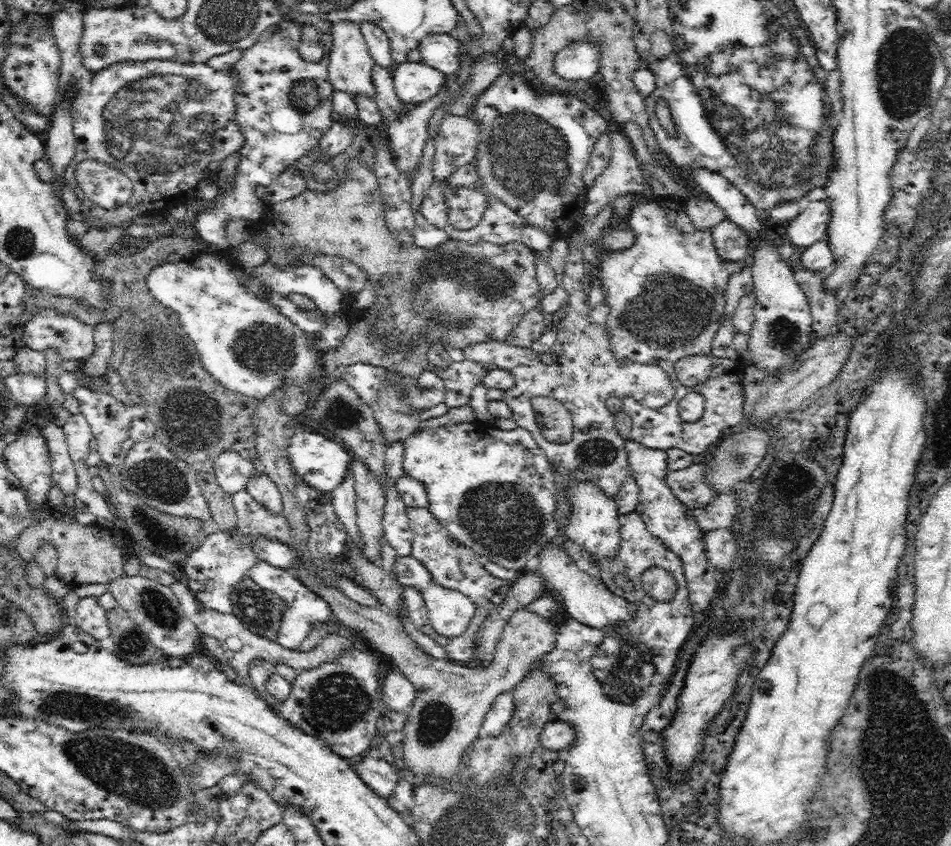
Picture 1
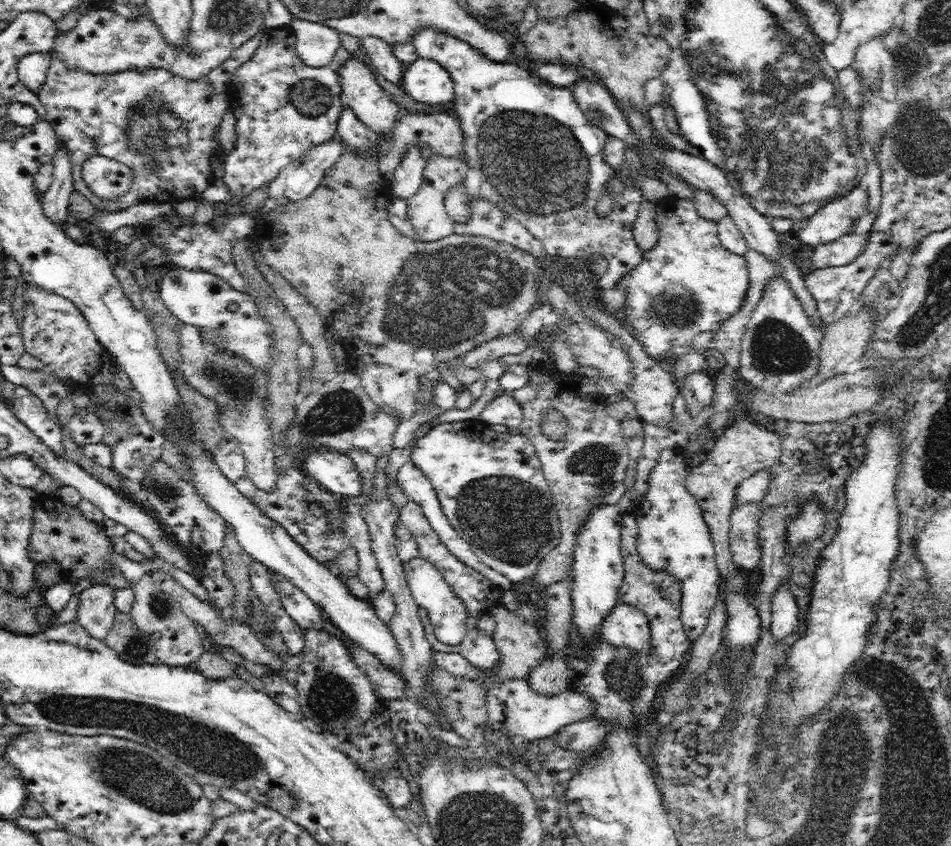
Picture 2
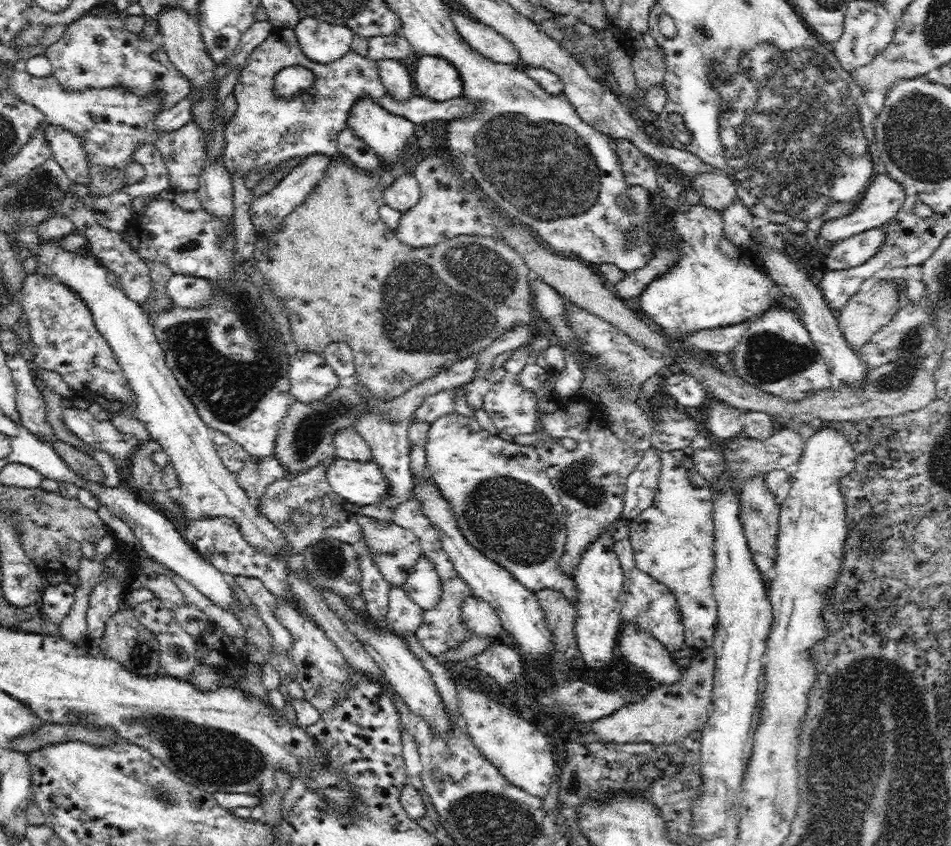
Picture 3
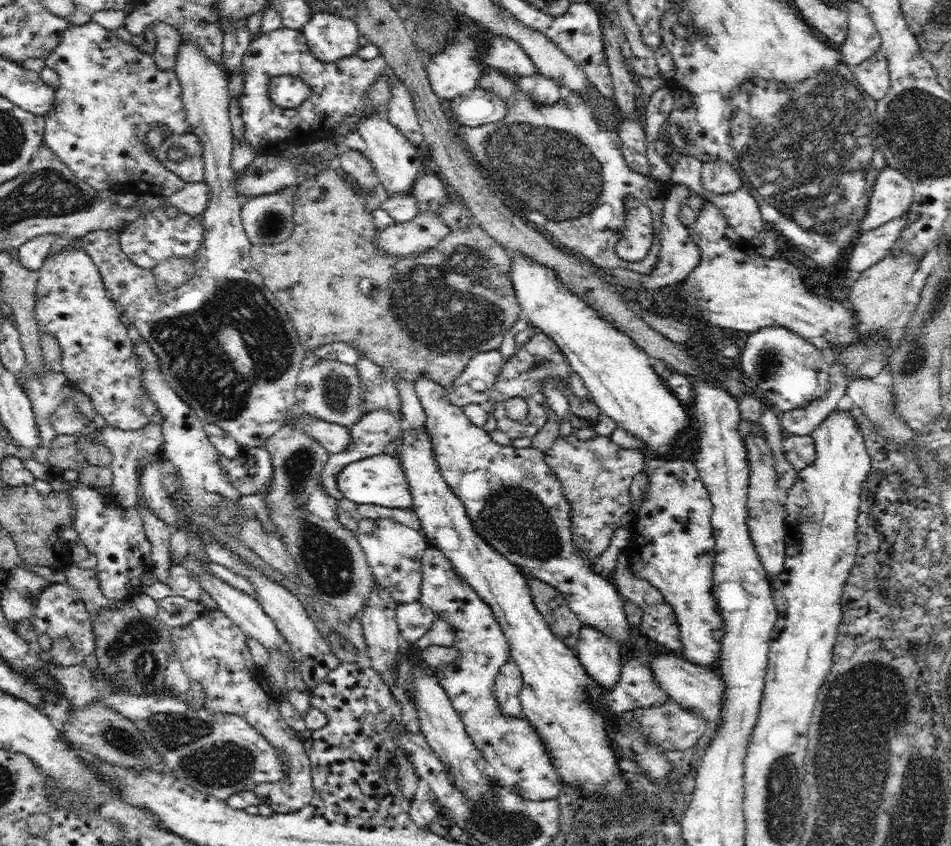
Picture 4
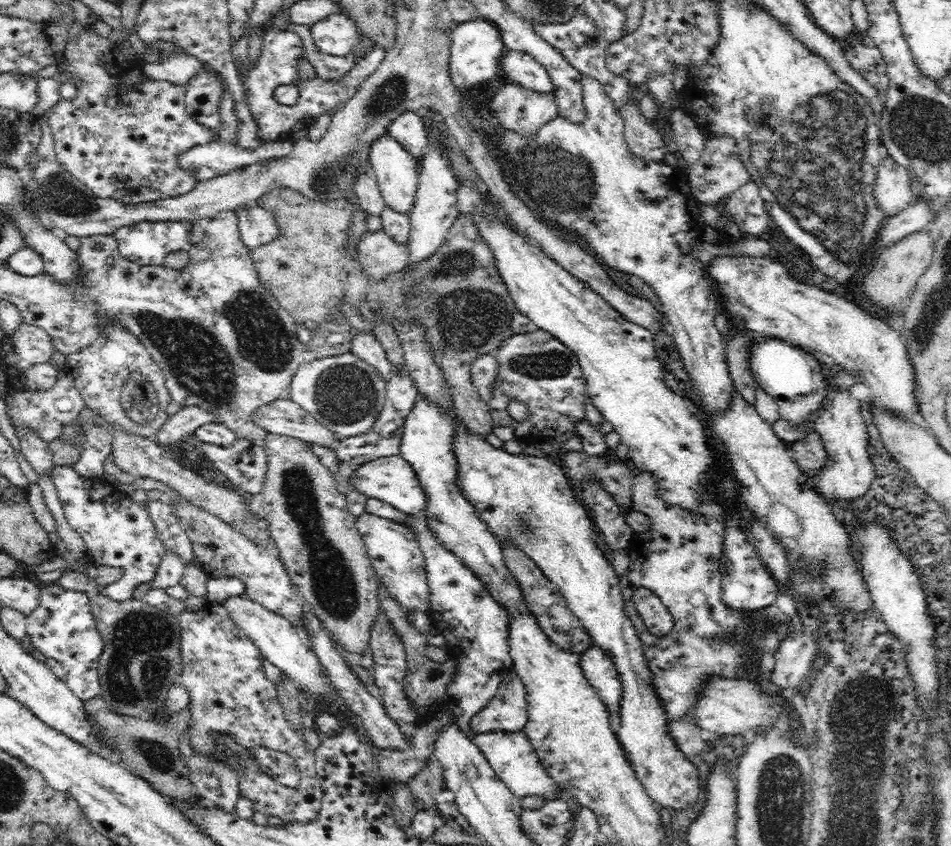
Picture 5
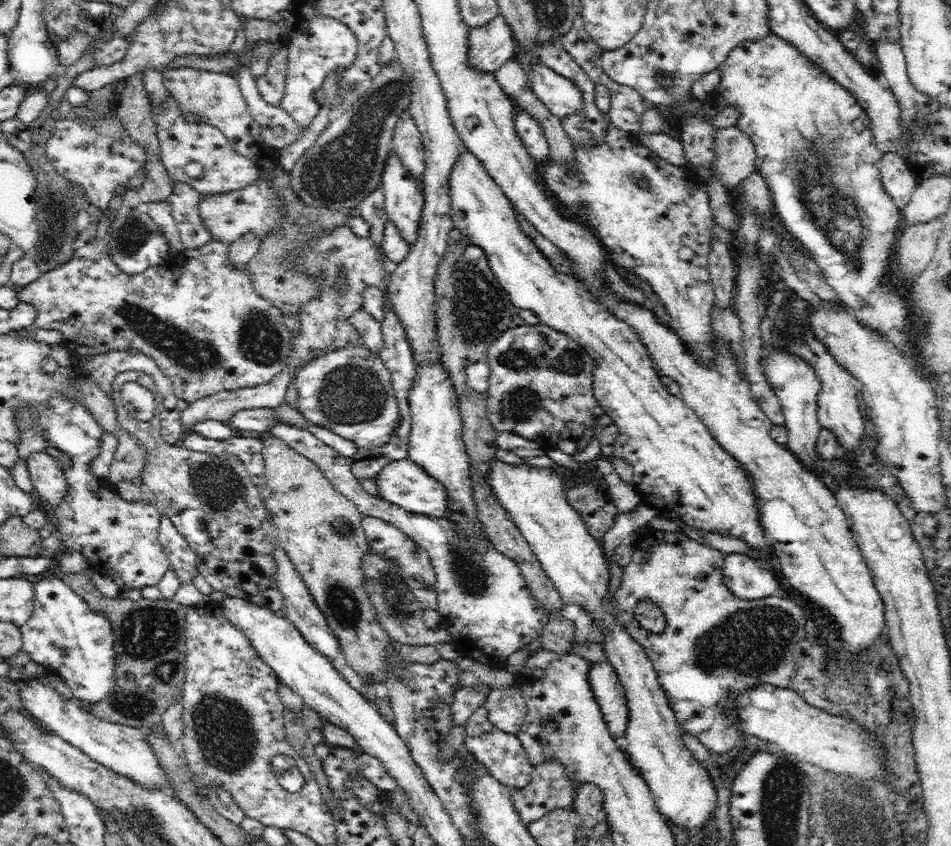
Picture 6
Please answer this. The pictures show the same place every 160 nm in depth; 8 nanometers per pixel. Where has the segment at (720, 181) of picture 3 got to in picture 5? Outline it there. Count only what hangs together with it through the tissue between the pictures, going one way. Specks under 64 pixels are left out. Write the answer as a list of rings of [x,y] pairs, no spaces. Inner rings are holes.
[[[724,134],[708,136],[700,158],[687,171],[692,194],[704,204],[720,205],[727,196],[751,180],[748,169],[740,159],[740,147],[736,139]]]

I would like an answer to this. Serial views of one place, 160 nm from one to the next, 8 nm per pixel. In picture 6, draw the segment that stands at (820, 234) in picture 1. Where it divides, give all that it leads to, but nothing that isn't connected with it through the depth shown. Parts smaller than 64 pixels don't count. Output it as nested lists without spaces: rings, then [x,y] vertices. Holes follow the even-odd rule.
[[[895,151],[883,153],[880,160],[882,186],[902,212],[914,192],[918,180]]]

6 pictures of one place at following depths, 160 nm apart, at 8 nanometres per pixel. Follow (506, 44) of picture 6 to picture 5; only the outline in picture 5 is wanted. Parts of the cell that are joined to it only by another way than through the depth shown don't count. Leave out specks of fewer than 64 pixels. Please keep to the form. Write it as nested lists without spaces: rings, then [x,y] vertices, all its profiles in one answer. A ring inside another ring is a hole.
[[[486,19],[453,24],[451,35],[451,50],[448,68],[452,83],[460,90],[478,90],[481,84],[496,76],[500,67],[502,55],[506,52],[498,27]]]

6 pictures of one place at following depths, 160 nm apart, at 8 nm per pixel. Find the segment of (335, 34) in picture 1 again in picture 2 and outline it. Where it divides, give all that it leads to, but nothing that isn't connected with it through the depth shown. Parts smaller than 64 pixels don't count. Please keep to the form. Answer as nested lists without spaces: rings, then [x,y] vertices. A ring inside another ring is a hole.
[[[351,55],[340,68],[339,82],[341,82],[342,98],[347,105],[354,111],[359,118],[370,130],[373,130],[379,136],[382,134],[391,134],[394,128],[396,118],[400,116],[402,107],[395,103],[391,96],[380,87],[376,81],[374,72],[372,72],[366,63]]]

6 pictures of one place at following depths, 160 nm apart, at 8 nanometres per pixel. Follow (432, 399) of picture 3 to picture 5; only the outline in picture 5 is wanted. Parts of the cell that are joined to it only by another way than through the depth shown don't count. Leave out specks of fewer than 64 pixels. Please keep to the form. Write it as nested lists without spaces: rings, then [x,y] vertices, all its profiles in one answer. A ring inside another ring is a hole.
[[[497,351],[482,355],[471,364],[470,378],[476,391],[484,402],[489,402],[492,398],[494,383],[496,382],[499,371],[497,361]]]

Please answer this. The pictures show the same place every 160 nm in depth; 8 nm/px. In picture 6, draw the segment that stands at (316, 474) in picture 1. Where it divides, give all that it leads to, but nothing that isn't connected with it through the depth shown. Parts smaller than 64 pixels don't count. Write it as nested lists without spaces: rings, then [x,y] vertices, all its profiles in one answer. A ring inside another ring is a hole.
[[[401,459],[390,462],[380,474],[376,475],[374,481],[376,481],[381,499],[416,514],[427,514],[438,518],[446,517],[447,490],[441,485],[441,482],[436,481],[412,460]]]

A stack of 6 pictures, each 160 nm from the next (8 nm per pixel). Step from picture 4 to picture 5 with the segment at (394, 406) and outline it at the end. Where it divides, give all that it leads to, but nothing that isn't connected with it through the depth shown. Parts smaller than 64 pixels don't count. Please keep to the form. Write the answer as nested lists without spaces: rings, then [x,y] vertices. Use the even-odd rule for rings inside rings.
[[[358,331],[351,340],[351,351],[372,365],[380,379],[386,382],[391,375],[392,365],[386,356],[382,343],[370,331]]]

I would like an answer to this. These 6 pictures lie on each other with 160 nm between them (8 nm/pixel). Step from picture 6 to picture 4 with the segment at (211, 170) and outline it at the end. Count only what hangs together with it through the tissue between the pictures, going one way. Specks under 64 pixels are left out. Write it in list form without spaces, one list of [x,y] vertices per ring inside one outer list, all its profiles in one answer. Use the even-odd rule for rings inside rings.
[[[93,21],[66,28],[61,34],[58,46],[46,56],[45,66],[59,74],[60,87],[56,89],[53,109],[43,115],[44,144],[56,153],[76,178],[82,179],[97,191],[132,193],[138,198],[170,197],[184,188],[184,180],[164,168],[164,163],[160,162],[156,154],[150,153],[144,143],[144,136],[154,126],[167,128],[168,137],[172,134],[191,132],[183,109],[181,85],[174,70],[160,70],[153,54],[140,52],[130,41],[118,39],[114,30],[106,30]]]

